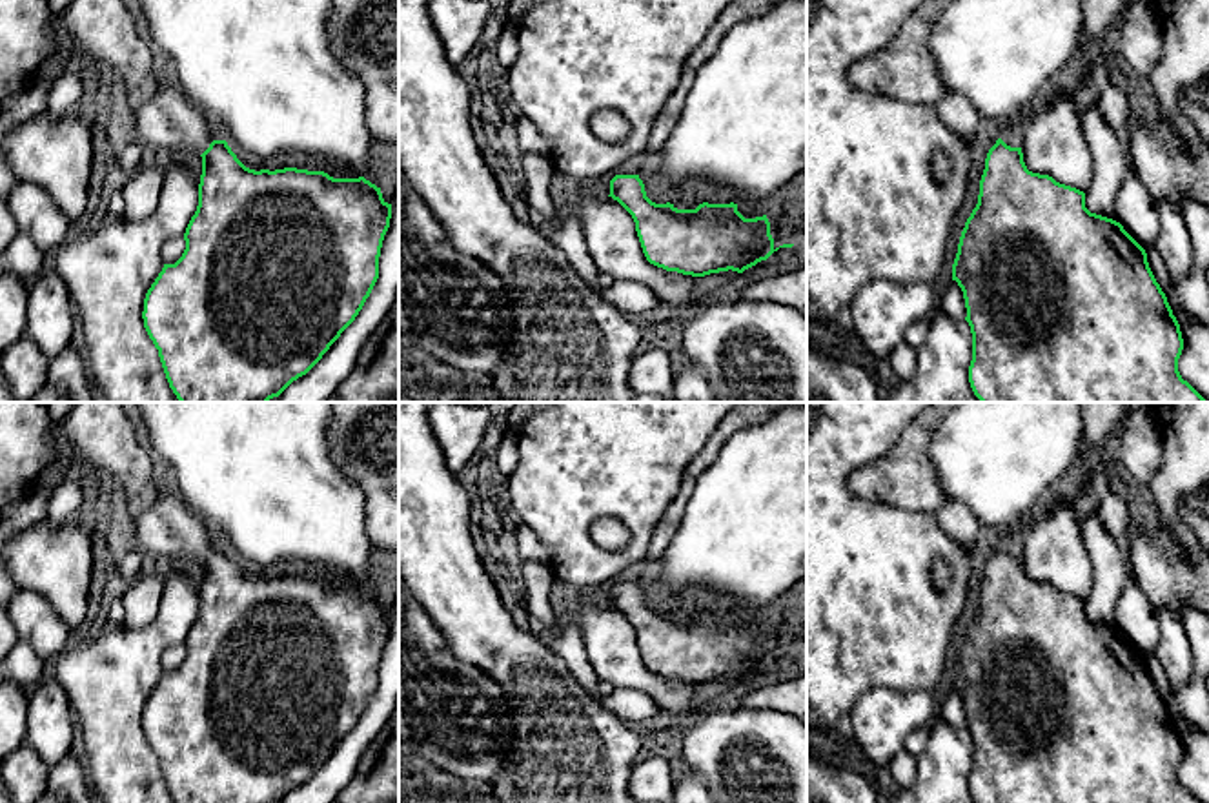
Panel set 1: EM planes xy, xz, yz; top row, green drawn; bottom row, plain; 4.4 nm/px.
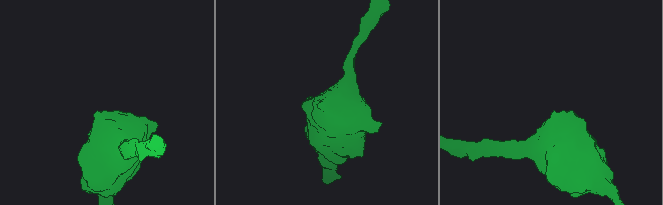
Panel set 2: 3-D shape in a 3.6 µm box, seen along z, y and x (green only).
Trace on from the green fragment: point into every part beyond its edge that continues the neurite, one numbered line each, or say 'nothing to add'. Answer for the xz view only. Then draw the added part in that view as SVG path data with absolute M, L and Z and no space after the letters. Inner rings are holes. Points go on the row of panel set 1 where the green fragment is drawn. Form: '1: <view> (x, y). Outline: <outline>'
nothing to add

